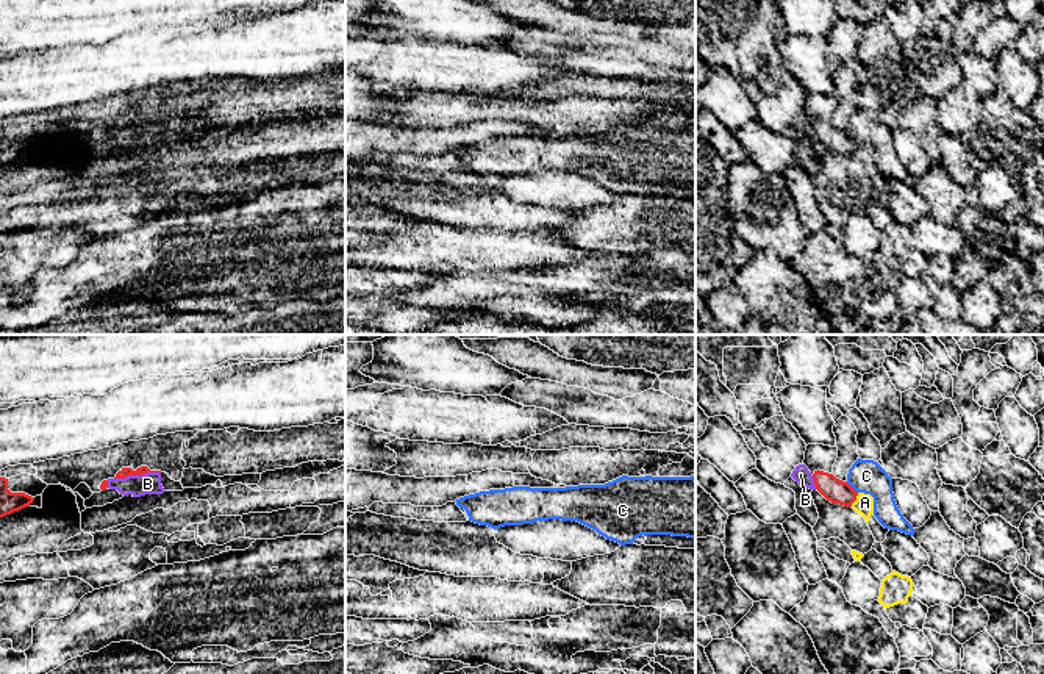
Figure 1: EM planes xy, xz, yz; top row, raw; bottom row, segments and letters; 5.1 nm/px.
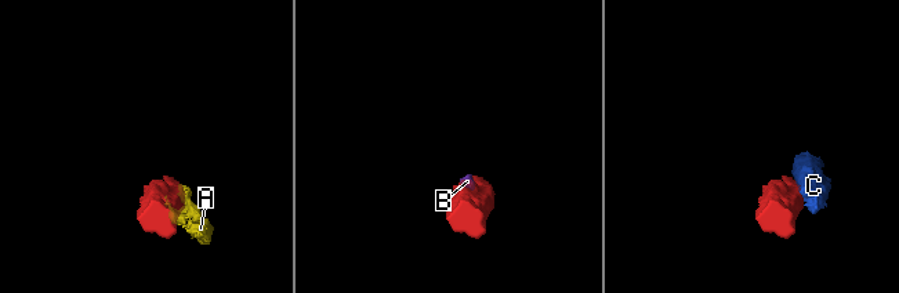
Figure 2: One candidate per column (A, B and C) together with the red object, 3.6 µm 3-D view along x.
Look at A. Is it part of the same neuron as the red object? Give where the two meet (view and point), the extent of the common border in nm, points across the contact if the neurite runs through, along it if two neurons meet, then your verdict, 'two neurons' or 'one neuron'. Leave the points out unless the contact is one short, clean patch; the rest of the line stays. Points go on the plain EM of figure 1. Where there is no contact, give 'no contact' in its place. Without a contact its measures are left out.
contact yz (855, 149); length 80 nm; two neurons

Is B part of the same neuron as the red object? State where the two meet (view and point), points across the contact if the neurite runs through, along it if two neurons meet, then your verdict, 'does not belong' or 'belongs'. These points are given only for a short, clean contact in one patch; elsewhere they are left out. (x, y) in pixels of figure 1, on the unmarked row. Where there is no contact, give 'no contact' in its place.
contact xy (136, 124); border xy (160, 122), (128, 124), (114, 129); does not belong

